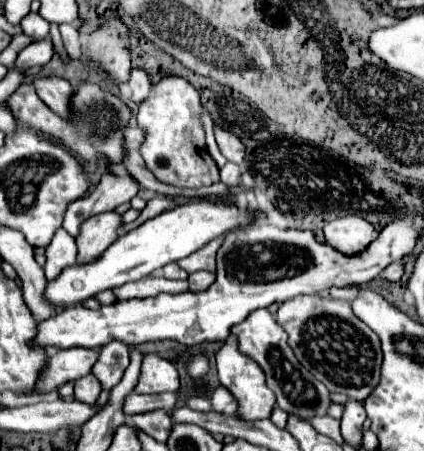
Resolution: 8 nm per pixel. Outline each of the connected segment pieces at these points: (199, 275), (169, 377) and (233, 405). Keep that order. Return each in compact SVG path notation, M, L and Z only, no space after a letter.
M195 271L189 275L189 291L203 291L215 281L213 271Z
M147 353L141 363L141 375L135 393L173 393L179 389L179 373L175 365L155 353Z
M219 385L213 393L211 393L211 403L215 411L223 411L223 413L235 413L239 403L237 399L231 395L231 391L227 391L223 385Z

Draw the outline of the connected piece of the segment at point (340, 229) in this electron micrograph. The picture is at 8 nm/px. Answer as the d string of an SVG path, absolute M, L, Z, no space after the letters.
M343 217L335 219L329 225L325 225L325 239L327 243L341 251L343 255L359 255L359 251L365 251L369 243L375 239L377 231L371 223L359 217Z

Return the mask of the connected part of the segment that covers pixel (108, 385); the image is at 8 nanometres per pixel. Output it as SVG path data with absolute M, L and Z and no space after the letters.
M111 341L99 347L99 359L93 367L93 375L101 381L103 389L113 389L121 381L127 365L129 365L127 345L121 341Z

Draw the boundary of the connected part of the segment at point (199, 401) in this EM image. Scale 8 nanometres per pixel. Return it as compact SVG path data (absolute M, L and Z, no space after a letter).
M191 395L187 399L187 407L189 409L195 409L195 411L209 411L211 409L211 403L207 397L199 397L199 395Z

